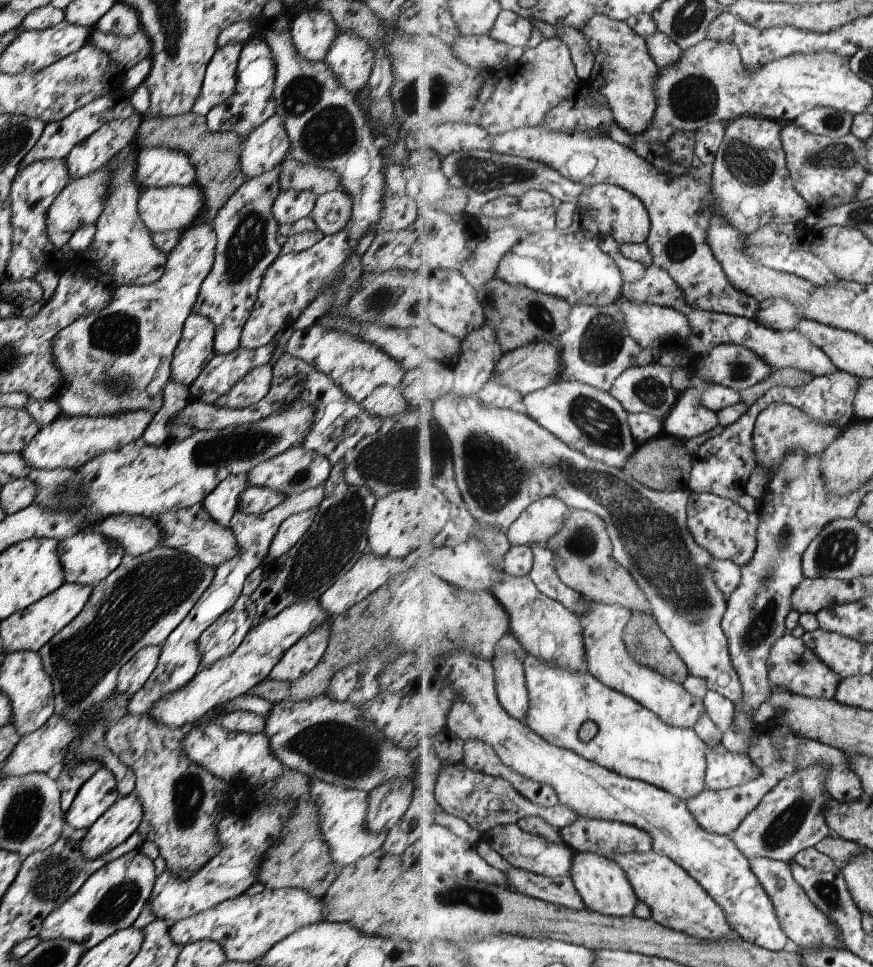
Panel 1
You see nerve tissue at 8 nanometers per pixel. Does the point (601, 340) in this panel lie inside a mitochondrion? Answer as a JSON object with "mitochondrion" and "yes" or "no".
{"mitochondrion":"yes"}

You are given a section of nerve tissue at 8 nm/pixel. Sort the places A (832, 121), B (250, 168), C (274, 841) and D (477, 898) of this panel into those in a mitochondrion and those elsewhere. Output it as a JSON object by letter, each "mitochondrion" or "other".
{"A":"mitochondrion","B":"other","C":"other","D":"mitochondrion"}

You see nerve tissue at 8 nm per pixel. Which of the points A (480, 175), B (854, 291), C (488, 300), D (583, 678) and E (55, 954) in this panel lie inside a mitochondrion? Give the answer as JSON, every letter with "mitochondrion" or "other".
{"A":"mitochondrion","B":"other","C":"other","D":"other","E":"mitochondrion"}

